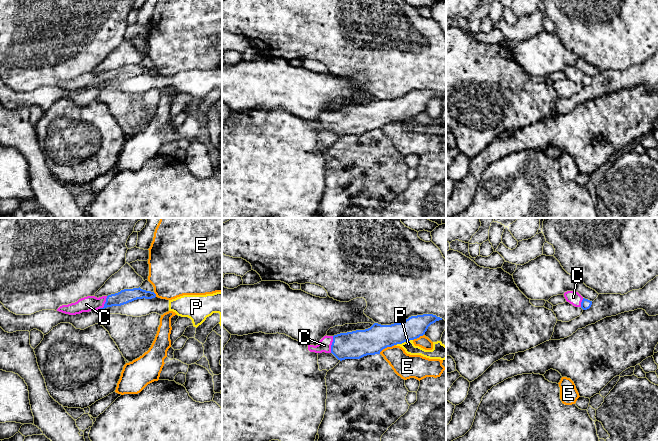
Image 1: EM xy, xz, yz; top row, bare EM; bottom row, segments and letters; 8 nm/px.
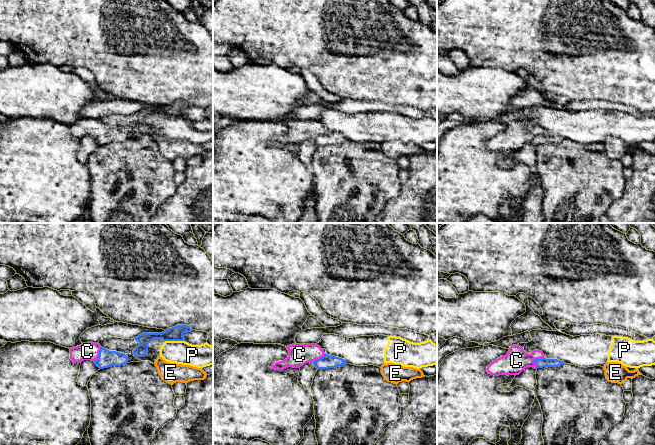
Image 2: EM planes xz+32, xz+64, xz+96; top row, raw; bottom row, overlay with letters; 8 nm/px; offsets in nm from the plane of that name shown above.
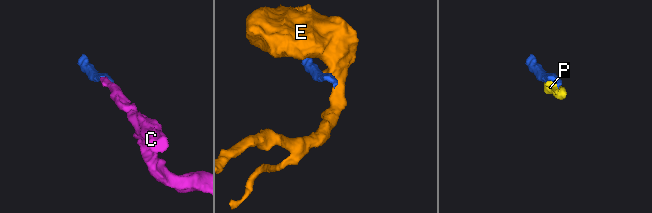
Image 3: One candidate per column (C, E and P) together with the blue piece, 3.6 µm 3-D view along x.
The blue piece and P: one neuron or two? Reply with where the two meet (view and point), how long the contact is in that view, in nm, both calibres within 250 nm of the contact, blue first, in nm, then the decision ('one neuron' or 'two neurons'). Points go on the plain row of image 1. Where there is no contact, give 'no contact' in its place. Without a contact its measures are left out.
xz (404, 117) | 140 nm | 220/90 nm | two neurons

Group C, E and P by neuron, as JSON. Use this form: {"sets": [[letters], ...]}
{"sets": [["C"], ["E"], ["P"]]}

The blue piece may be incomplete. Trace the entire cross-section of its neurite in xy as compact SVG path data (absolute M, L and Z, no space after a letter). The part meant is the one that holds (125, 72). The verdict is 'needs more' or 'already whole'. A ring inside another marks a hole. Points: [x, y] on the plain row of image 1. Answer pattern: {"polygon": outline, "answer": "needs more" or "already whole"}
{"polygon": "M140 63L124 65L118 69L99 74L95 72L87 72L79 75L75 79L60 82L57 87L69 91L76 91L91 86L97 87L107 83L121 82L137 75L152 75L155 73L156 70L154 68L143 66Z", "answer": "needs more"}

